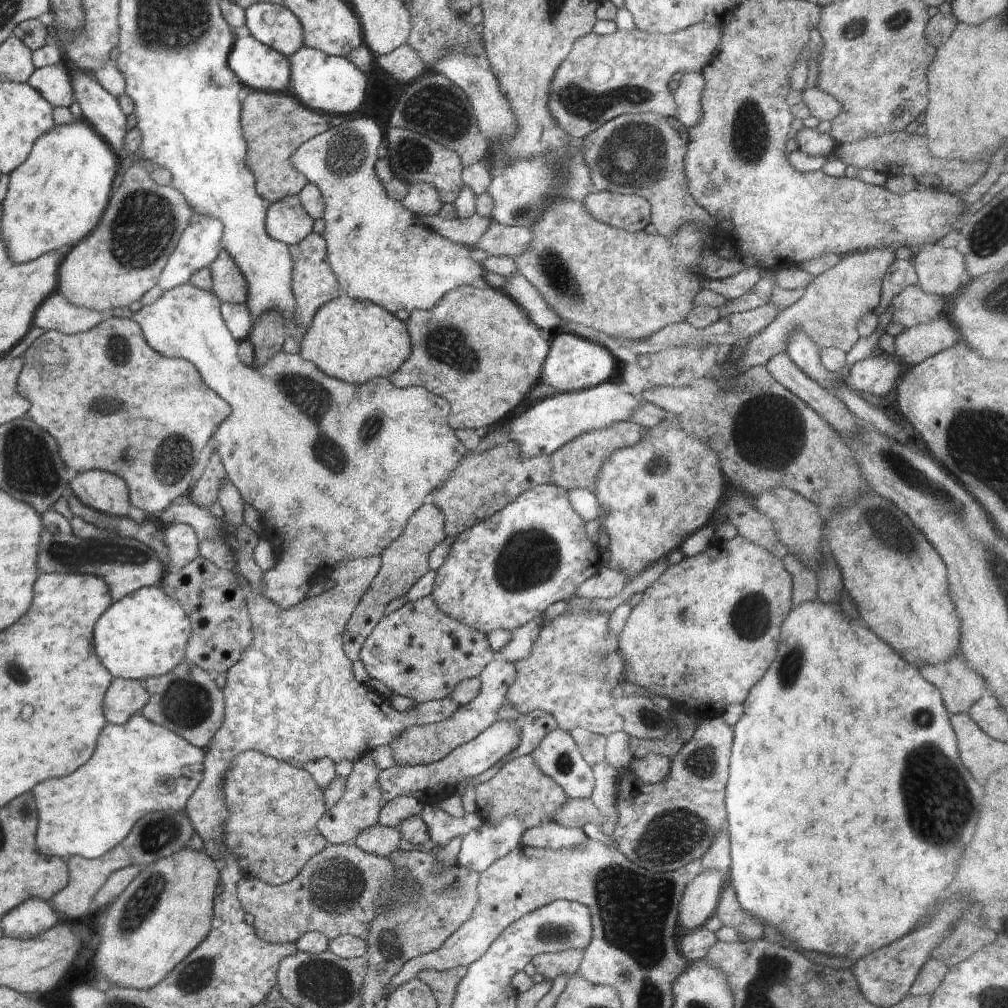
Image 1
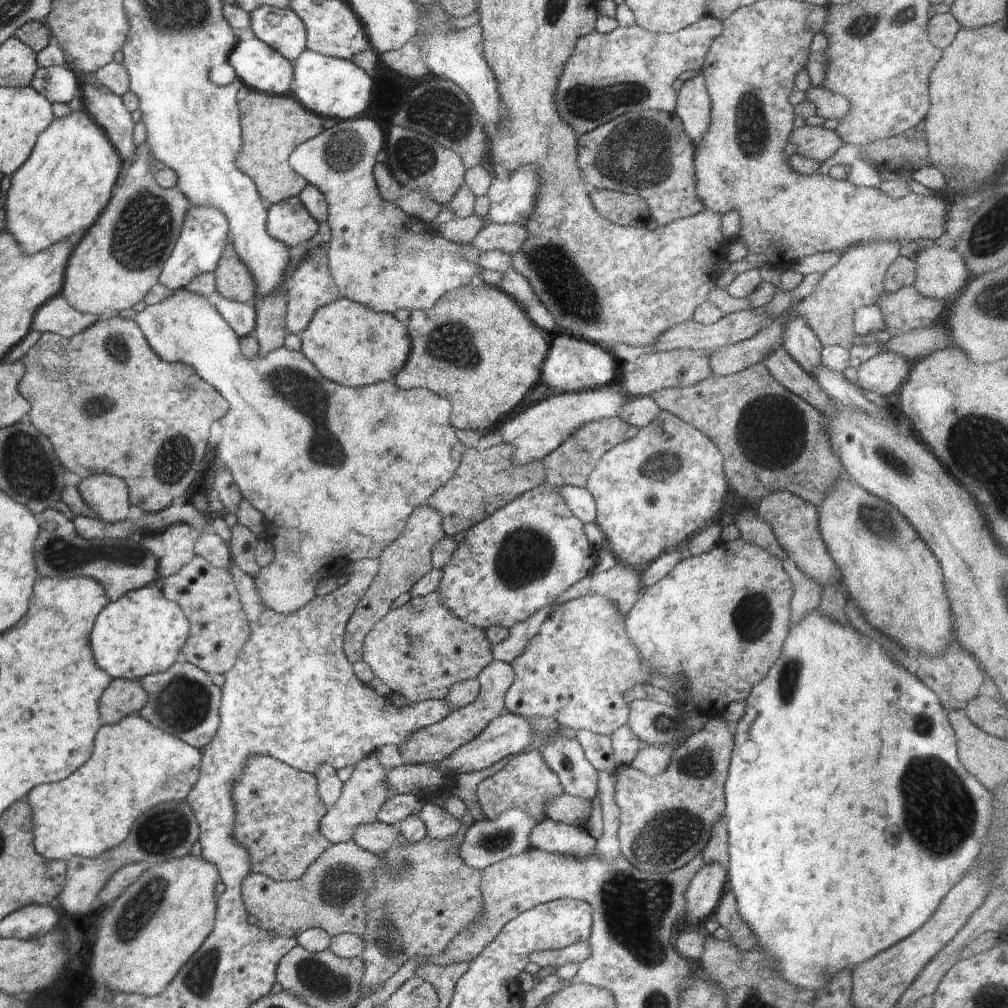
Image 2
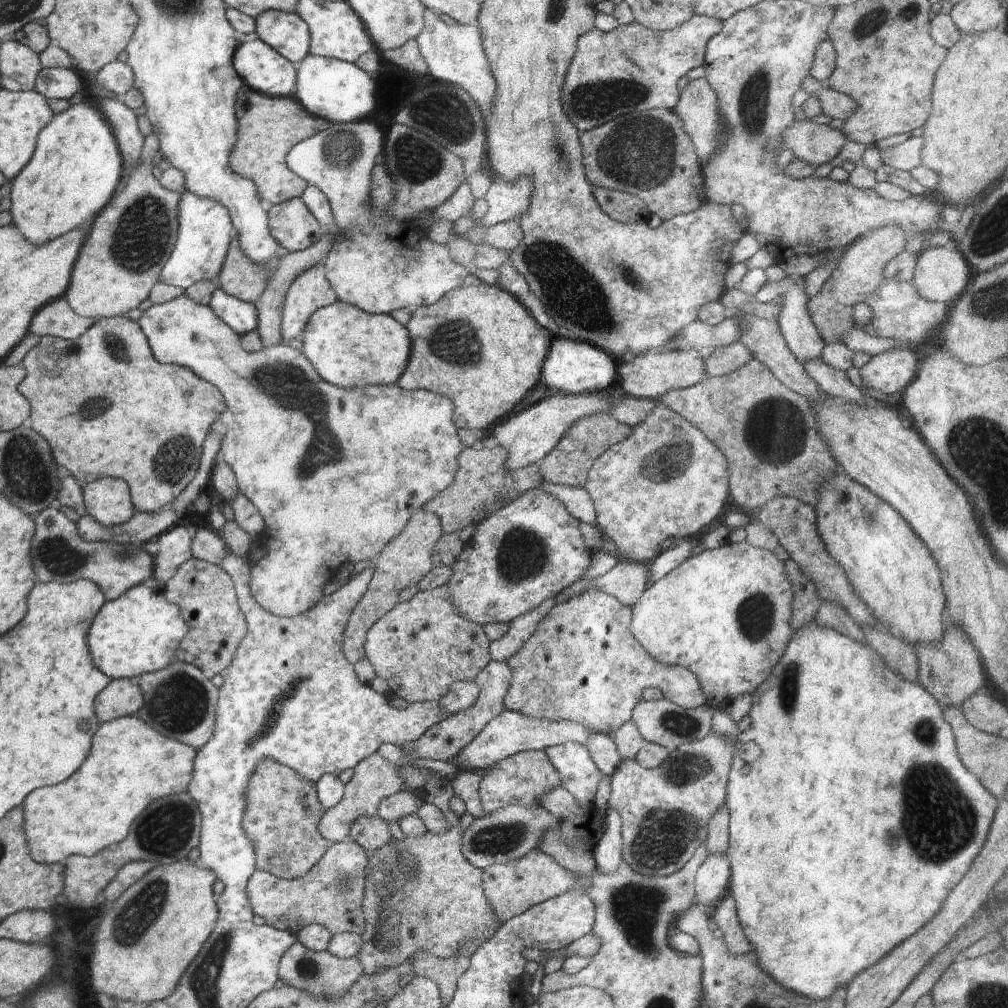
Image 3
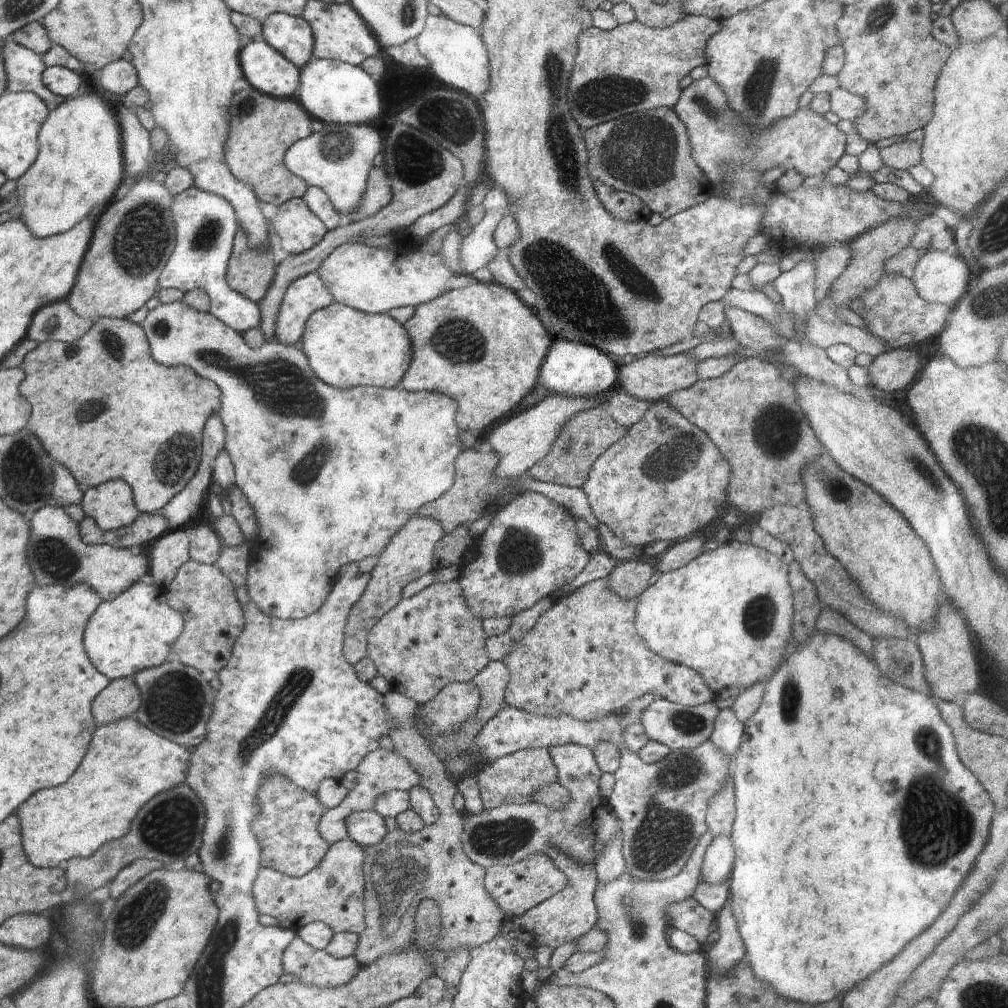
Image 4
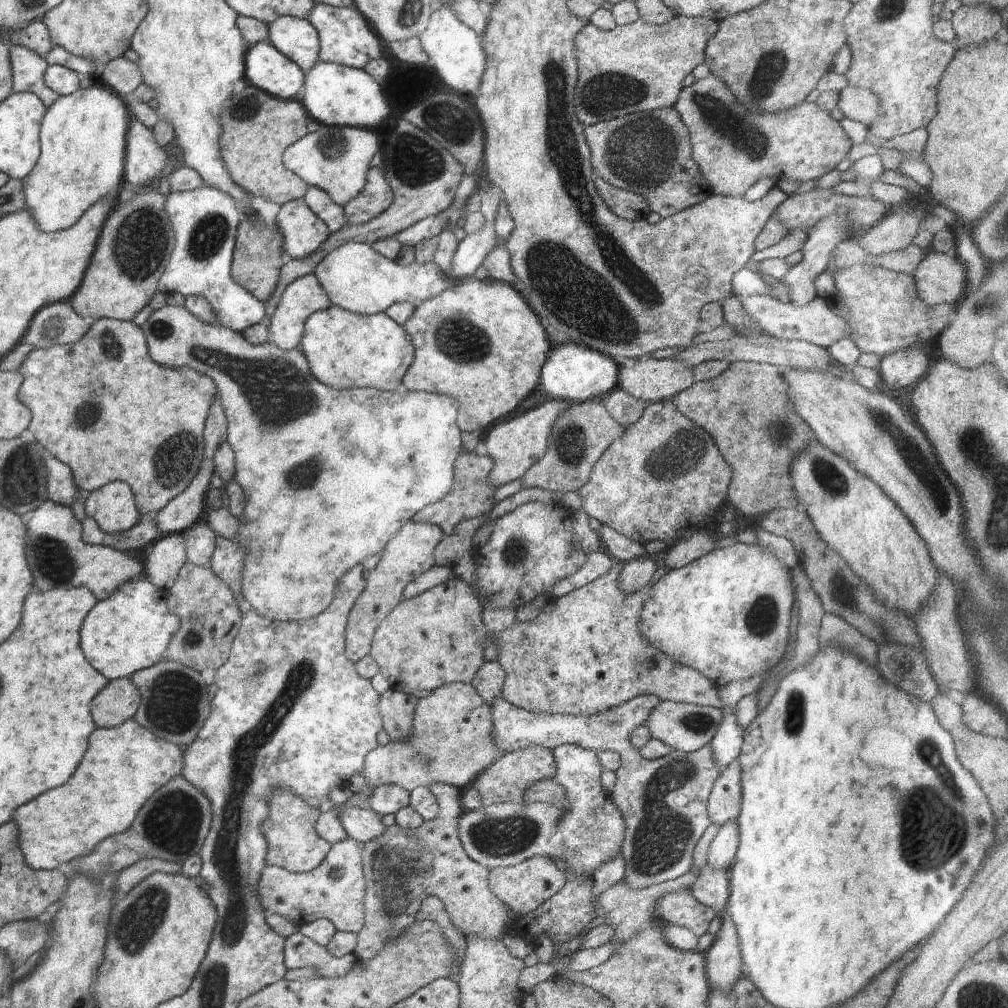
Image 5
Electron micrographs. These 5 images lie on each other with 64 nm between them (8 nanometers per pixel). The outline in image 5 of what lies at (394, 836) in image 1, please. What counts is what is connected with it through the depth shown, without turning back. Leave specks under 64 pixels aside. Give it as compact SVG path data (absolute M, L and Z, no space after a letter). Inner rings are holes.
M342 808L340 822L347 836L359 844L378 838L386 827L382 816L369 808Z

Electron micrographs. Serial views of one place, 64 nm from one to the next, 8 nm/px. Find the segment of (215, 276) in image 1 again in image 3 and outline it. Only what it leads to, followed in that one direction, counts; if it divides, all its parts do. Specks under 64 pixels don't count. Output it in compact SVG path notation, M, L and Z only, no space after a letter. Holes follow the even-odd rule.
M232 236L226 260L218 274L220 288L238 300L253 303L264 292L270 275L240 250L238 237Z

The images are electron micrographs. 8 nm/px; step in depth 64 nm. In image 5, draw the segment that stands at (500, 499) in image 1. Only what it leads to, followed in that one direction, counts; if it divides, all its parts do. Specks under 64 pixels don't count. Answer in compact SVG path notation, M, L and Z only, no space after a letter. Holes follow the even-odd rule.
M464 450L454 461L454 480L450 492L434 504L422 508L412 517L412 521L434 524L440 527L445 535L449 535L463 519L484 518L495 505L492 496L494 496L497 487L488 482L488 475L492 468L494 468L494 460L490 456L478 455L474 451Z

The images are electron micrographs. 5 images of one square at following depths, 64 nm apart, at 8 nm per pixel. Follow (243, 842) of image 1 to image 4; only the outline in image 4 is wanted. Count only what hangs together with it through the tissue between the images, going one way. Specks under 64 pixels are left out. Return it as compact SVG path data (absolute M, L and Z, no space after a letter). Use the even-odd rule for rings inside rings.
M280 772L264 774L262 786L256 794L260 812L252 820L252 832L260 842L260 866L272 868L286 876L299 877L316 868L328 852L329 842L320 836L317 824L326 811L316 794L302 790Z

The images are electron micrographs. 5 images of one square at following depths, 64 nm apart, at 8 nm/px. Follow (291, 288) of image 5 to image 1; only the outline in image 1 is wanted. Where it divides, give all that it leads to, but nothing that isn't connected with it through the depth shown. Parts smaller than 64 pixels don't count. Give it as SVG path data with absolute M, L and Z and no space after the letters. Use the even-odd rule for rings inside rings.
M312 231L302 242L300 242L300 244L298 244L298 246L302 252L298 260L296 260L296 263L293 264L292 269L292 294L294 294L296 300L294 324L307 329L316 311L322 305L340 296L341 288L327 261L327 246L323 235Z

